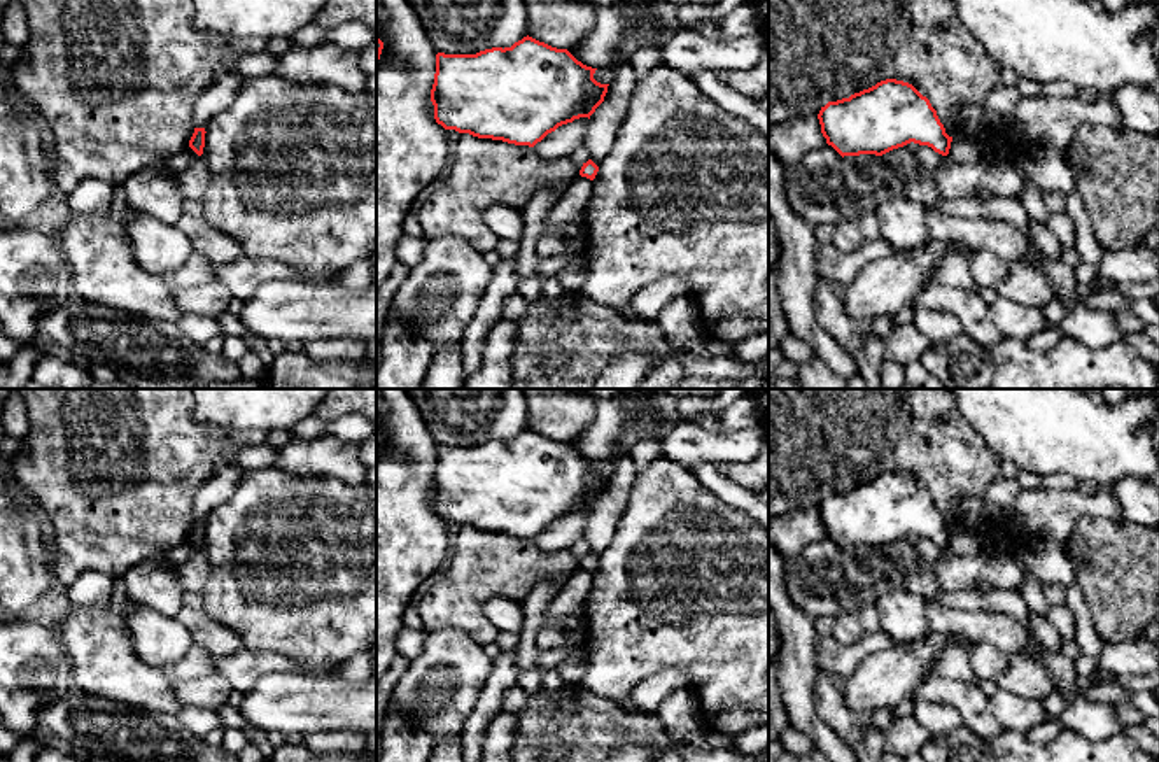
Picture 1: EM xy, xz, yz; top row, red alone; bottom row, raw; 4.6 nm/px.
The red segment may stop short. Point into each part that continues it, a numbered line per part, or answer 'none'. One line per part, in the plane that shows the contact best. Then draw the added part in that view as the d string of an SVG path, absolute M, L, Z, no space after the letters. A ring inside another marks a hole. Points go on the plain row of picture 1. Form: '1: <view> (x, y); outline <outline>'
none

